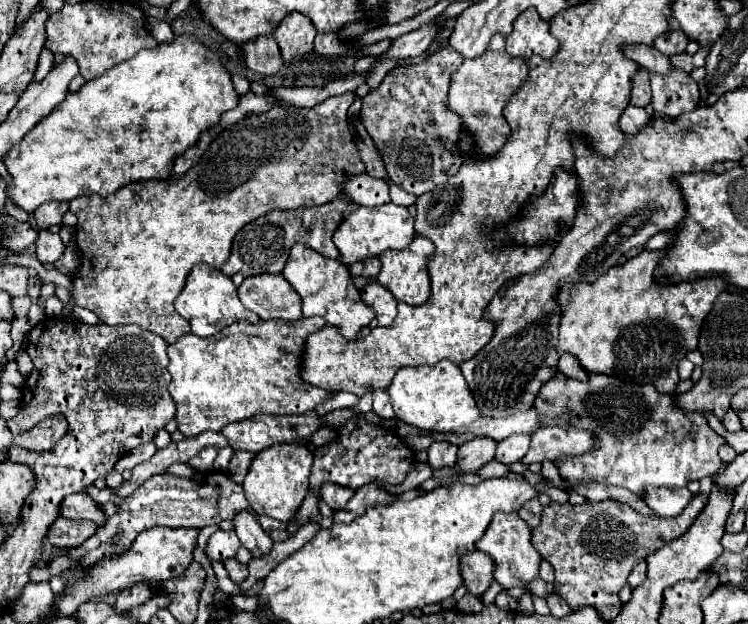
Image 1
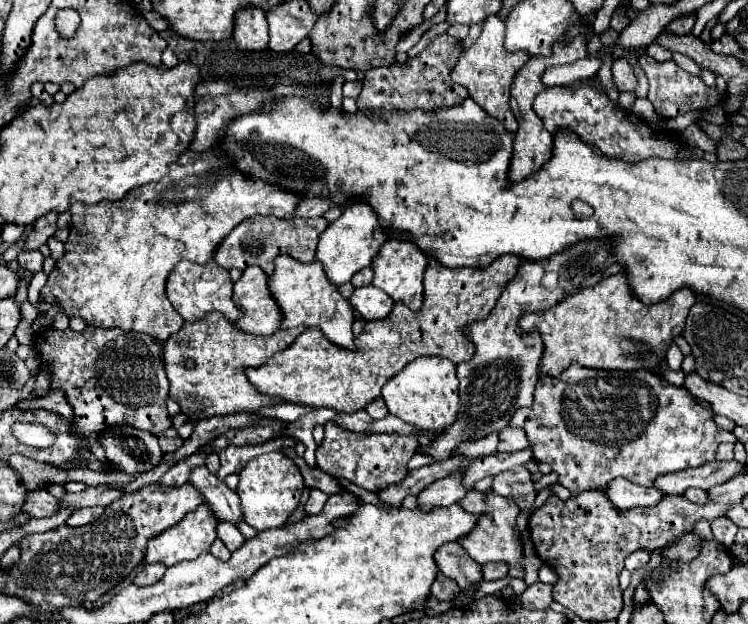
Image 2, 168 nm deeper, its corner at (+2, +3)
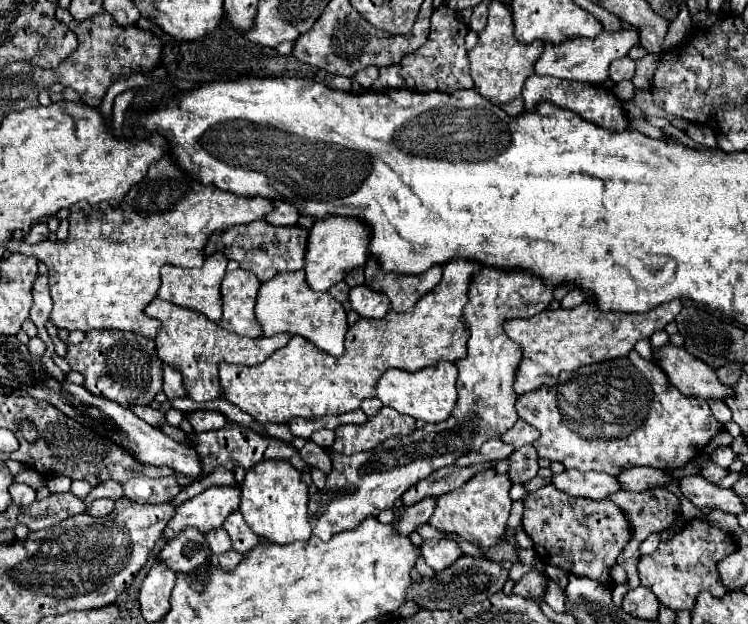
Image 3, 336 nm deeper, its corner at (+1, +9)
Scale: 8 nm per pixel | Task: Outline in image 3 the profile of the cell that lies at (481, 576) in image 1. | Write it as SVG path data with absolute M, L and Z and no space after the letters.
M451 539L423 541L421 553L423 553L423 561L435 571L445 569L447 565L451 565L451 561L455 561L457 557L463 555L459 545L455 541L451 541Z

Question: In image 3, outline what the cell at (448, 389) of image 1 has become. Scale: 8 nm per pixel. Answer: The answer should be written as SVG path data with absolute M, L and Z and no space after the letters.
M439 361L439 365L423 367L415 373L389 369L381 375L375 397L383 405L399 411L401 415L411 415L413 419L423 419L427 423L439 423L451 415L457 403L455 379L457 379L457 369L455 369L455 363L449 363L449 361Z

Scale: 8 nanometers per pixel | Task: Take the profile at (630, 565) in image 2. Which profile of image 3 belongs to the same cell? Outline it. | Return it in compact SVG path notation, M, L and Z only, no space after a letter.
M651 533L651 535L639 545L639 551L641 551L643 555L645 555L645 553L653 553L659 543L661 543L661 533Z

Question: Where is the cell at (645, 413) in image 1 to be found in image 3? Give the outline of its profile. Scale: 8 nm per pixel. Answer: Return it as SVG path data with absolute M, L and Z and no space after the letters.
M631 351L627 357L585 365L571 373L561 373L553 389L525 393L519 397L515 409L523 421L535 425L541 431L541 437L535 441L539 457L561 461L565 469L577 469L583 473L603 471L615 475L637 465L657 469L685 467L703 451L709 439L721 431L721 423L711 415L707 401L679 393L667 381L667 375L661 373L653 361L643 359L637 351Z

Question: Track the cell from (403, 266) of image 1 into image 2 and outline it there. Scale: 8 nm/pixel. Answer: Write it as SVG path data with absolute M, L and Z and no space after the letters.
M390 239L382 245L382 249L378 251L378 255L372 261L372 269L374 269L372 285L386 291L396 303L404 303L412 311L418 311L422 307L422 299L424 299L422 279L424 279L426 263L428 263L428 257L424 251L420 251L420 247L416 243L406 241L406 239Z

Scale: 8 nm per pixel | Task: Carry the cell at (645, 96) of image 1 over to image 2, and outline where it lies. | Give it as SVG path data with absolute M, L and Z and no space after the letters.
M614 59L612 63L612 75L614 75L614 83L618 87L618 91L634 91L638 81L634 75L634 67L630 65L628 59Z

